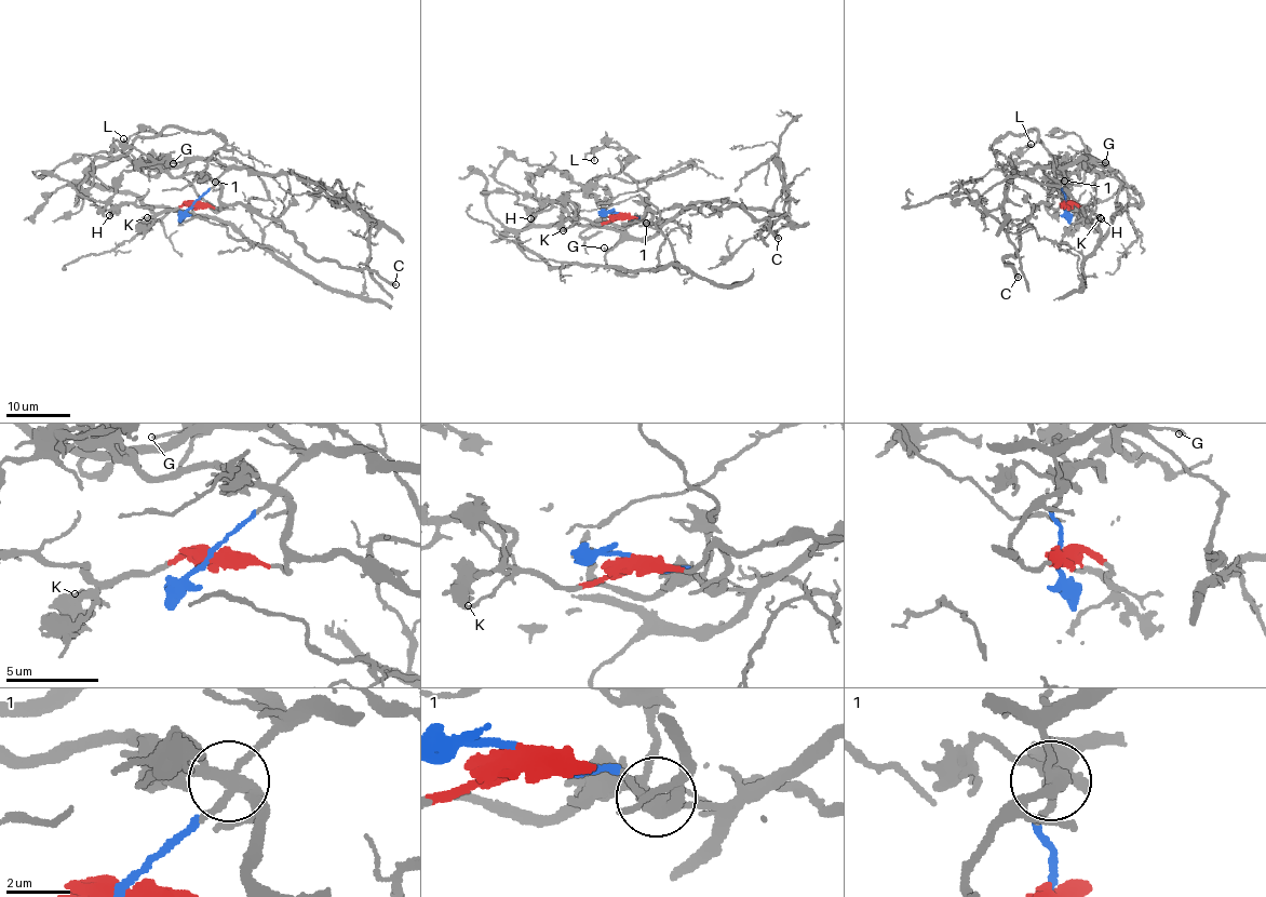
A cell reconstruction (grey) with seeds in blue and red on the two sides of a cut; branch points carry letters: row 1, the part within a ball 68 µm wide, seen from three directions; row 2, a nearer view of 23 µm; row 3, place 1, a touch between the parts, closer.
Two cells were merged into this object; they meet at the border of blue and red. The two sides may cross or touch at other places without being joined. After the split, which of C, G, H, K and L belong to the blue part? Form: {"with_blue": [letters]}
{"with_blue": ["G"]}

